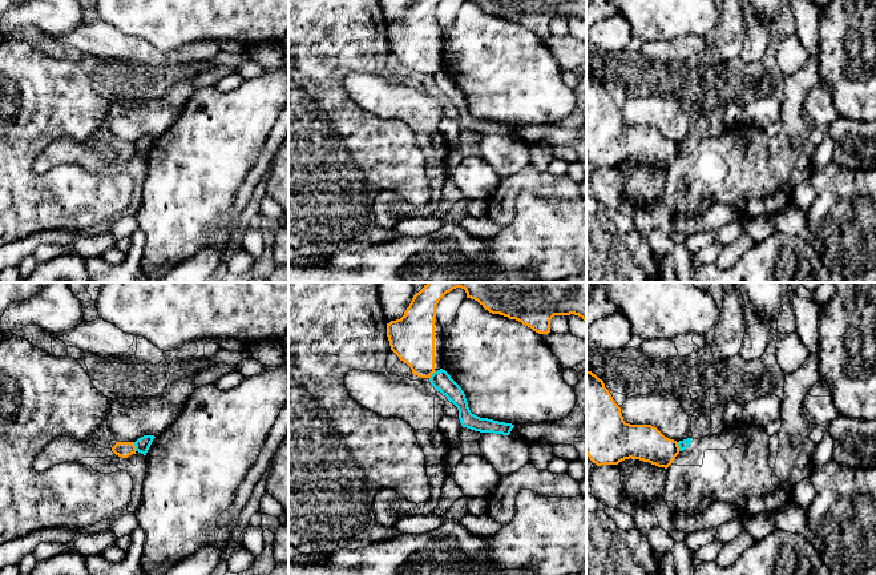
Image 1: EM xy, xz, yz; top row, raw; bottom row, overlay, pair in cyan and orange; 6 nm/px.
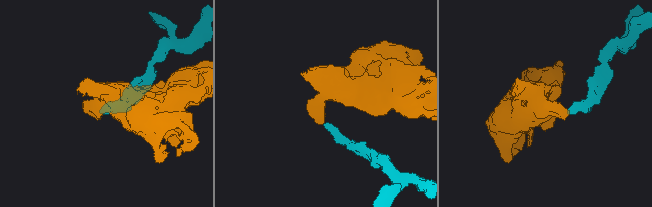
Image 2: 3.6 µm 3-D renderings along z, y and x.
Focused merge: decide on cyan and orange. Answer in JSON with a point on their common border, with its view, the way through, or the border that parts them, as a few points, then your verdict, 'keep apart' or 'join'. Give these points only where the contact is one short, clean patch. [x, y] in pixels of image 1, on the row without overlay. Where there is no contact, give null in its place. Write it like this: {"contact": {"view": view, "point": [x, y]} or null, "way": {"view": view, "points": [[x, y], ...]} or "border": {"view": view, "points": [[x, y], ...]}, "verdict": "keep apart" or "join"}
{"contact": {"view": "xy", "point": [134, 147]}, "border": {"view": "xy", "points": [[133, 144], [136, 152]]}, "verdict": "keep apart"}

